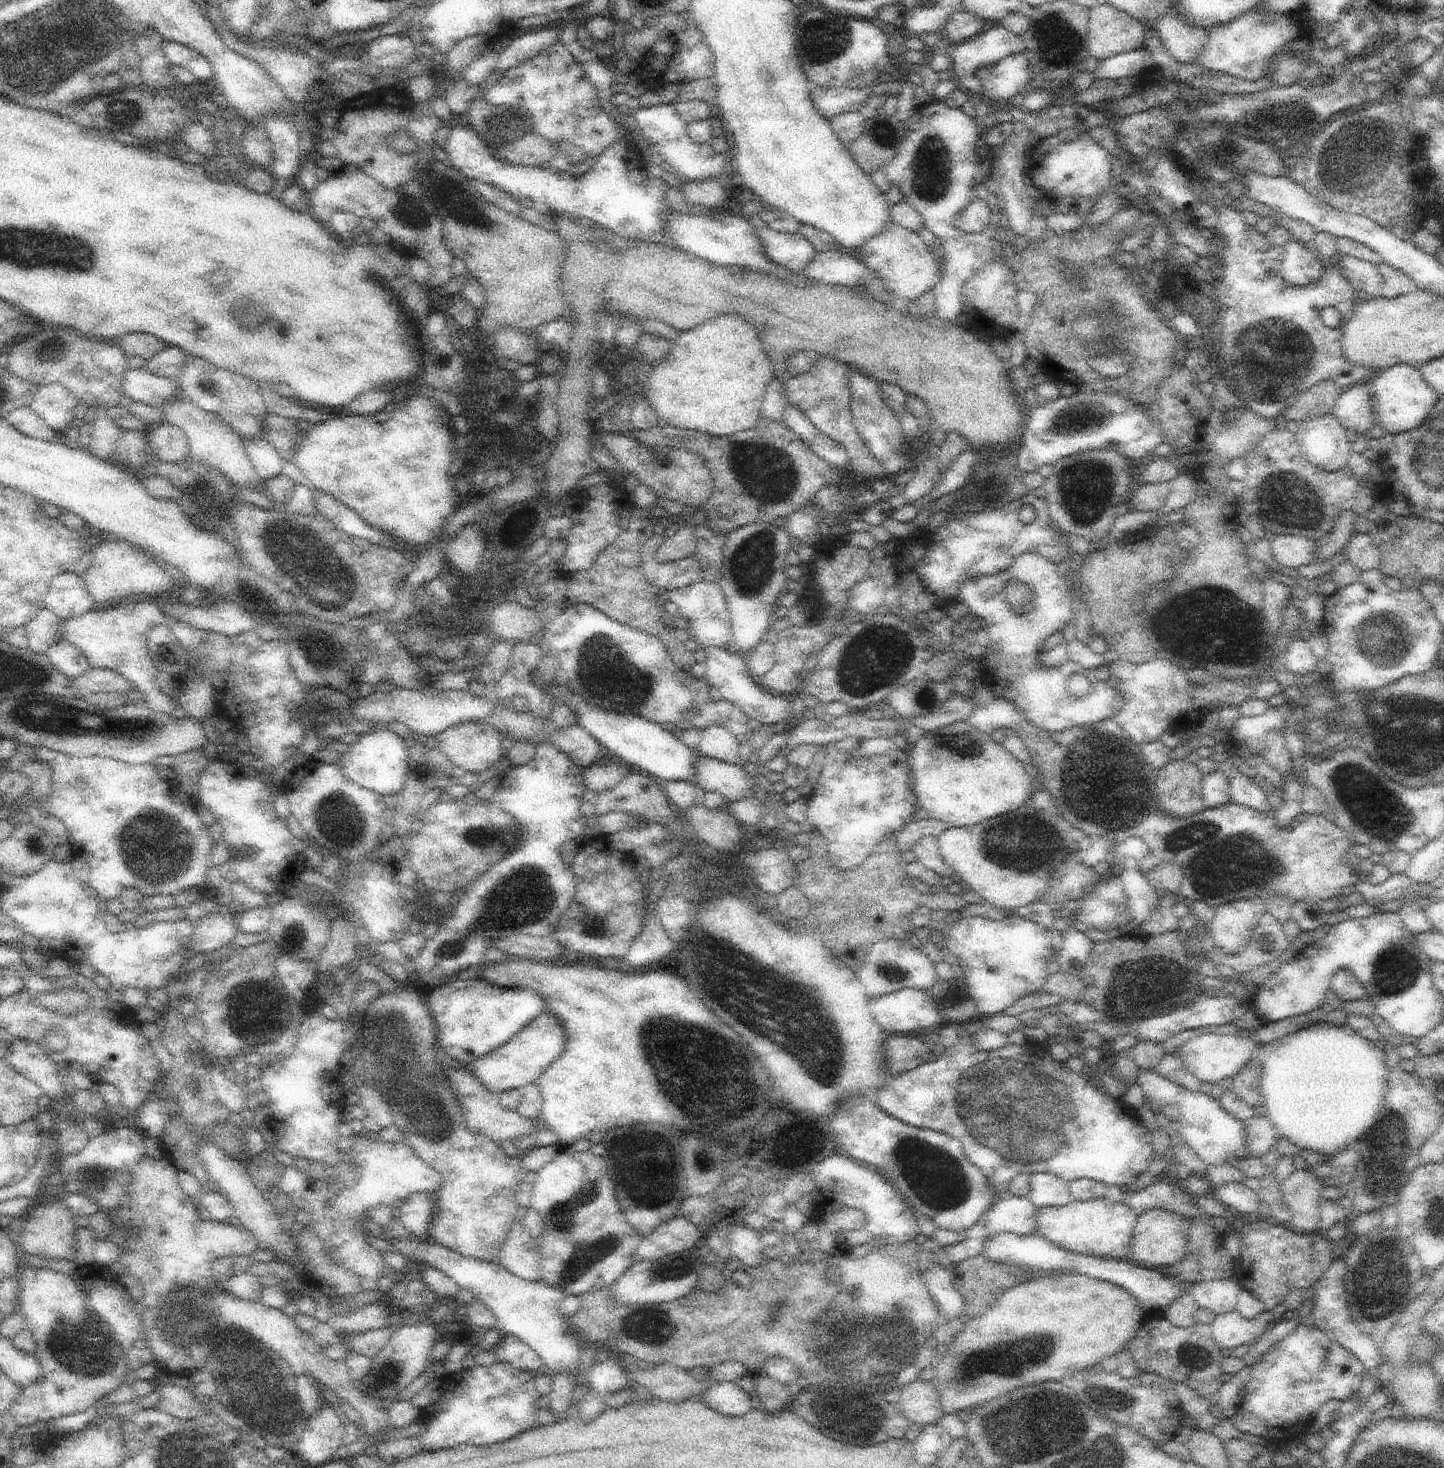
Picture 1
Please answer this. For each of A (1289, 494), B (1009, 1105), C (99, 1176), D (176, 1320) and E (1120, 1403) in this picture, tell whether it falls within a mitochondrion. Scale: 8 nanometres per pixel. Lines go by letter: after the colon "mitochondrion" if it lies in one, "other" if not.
A: mitochondrion
B: mitochondrion
C: mitochondrion
D: mitochondrion
E: mitochondrion

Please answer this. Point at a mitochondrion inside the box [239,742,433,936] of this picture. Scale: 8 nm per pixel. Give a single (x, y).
(340, 819)

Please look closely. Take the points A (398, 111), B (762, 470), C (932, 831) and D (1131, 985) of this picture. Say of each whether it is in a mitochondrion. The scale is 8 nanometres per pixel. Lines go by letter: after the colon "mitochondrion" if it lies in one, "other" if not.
A: other
B: mitochondrion
C: other
D: mitochondrion

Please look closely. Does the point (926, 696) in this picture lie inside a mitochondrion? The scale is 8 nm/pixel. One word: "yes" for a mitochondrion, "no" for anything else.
yes

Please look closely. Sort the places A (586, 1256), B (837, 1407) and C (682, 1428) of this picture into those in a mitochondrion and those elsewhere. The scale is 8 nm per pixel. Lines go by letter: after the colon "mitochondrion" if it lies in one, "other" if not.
A: mitochondrion
B: mitochondrion
C: other

